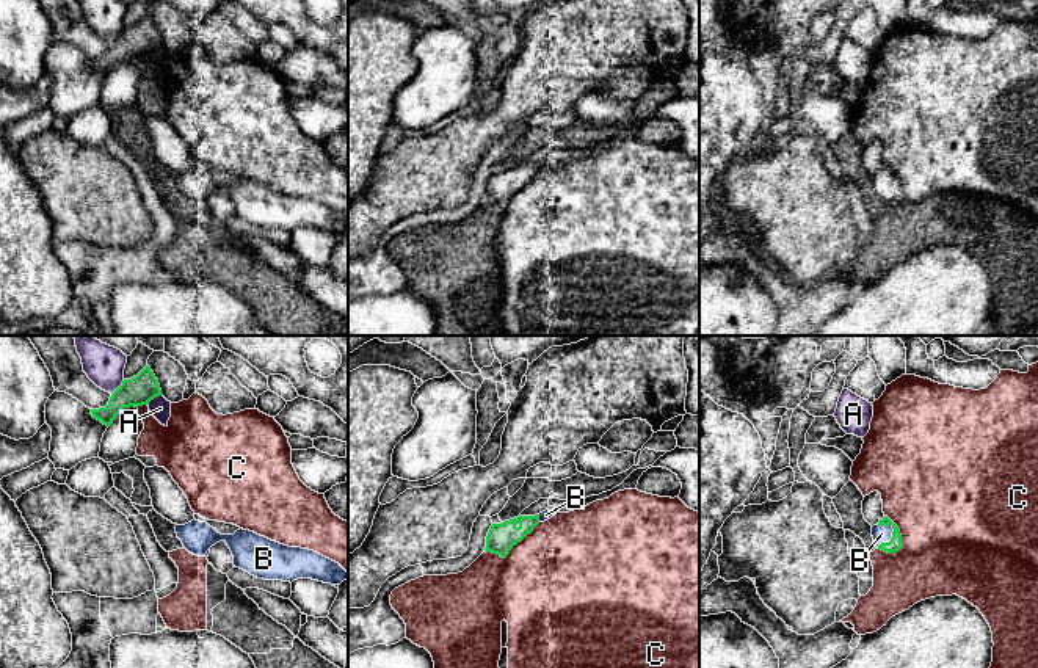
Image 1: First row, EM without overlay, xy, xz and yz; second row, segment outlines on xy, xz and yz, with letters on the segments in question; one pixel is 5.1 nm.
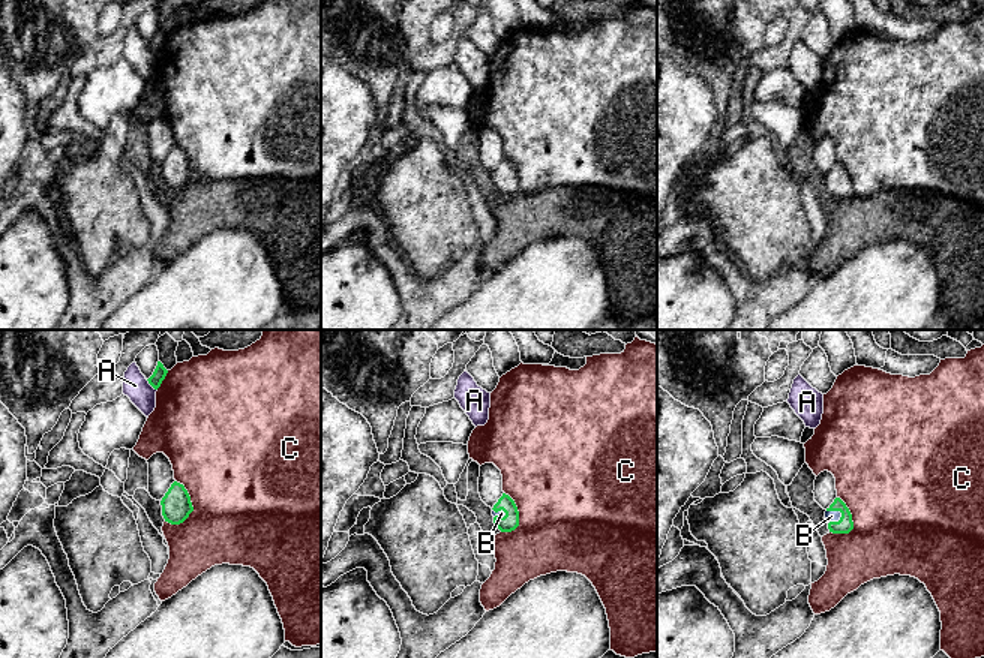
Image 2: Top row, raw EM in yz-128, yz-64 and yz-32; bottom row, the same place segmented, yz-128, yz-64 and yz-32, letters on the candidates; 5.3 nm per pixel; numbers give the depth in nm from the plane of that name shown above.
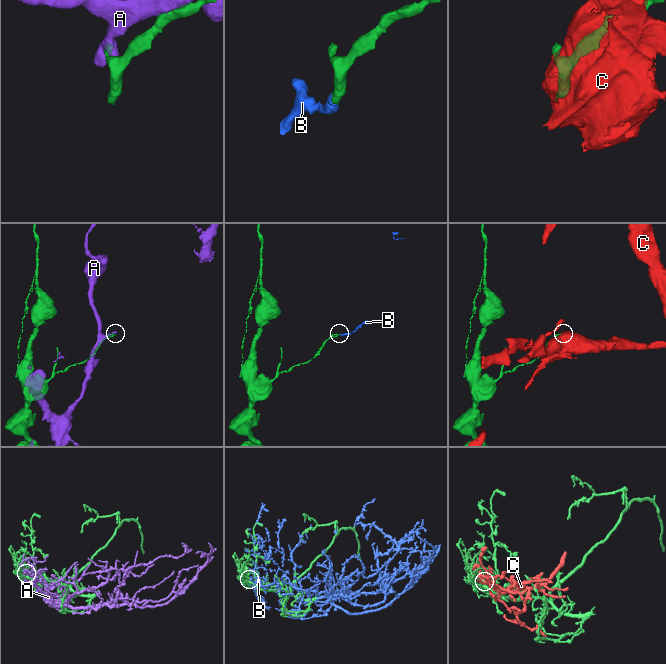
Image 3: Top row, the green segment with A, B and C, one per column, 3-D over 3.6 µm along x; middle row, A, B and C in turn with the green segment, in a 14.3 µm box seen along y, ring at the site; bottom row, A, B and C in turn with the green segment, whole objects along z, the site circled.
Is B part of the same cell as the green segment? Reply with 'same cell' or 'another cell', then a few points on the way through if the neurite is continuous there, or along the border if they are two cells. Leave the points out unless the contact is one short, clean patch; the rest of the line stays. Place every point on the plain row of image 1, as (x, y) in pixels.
same cell

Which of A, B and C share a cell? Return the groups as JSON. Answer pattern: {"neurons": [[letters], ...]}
{"neurons": [["A"], ["B"], ["C"]]}

